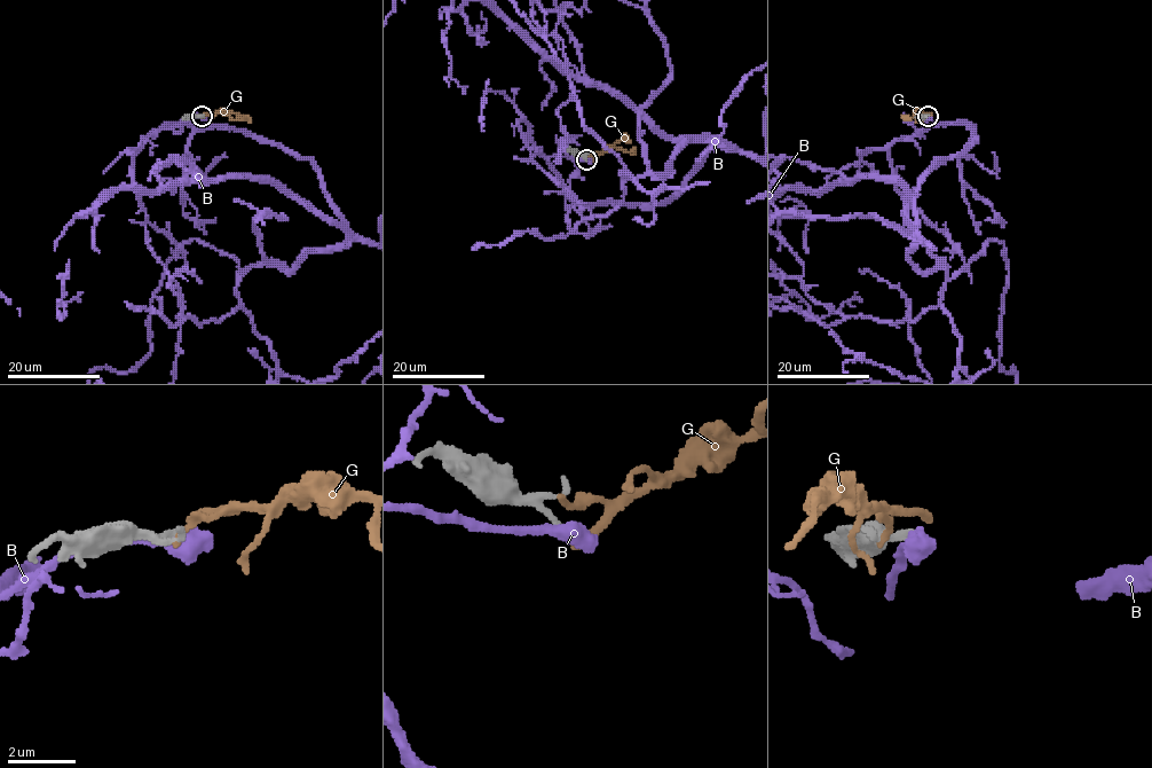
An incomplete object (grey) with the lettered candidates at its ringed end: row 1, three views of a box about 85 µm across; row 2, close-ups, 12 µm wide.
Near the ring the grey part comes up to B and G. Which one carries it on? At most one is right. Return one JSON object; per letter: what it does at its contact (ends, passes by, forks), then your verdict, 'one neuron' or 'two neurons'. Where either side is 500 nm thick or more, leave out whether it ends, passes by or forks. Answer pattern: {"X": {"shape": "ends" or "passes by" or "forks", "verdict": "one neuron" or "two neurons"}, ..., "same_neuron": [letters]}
{"B": {"shape": "passes by", "verdict": "two neurons"}, "G": {"shape": "ends", "verdict": "two neurons"}, "same_neuron": []}

